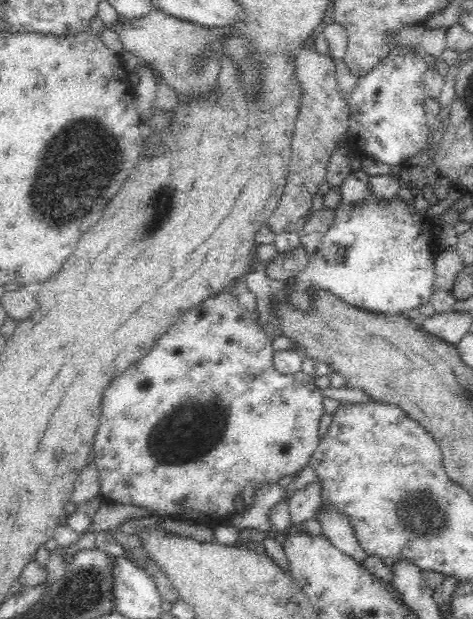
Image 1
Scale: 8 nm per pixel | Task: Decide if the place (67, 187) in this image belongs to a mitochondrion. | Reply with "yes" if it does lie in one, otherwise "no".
yes

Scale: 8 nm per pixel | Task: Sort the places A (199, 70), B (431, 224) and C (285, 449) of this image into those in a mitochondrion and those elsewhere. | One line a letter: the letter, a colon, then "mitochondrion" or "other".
A: mitochondrion
B: other
C: other

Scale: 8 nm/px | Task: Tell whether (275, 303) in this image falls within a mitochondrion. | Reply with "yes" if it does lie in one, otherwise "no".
no

